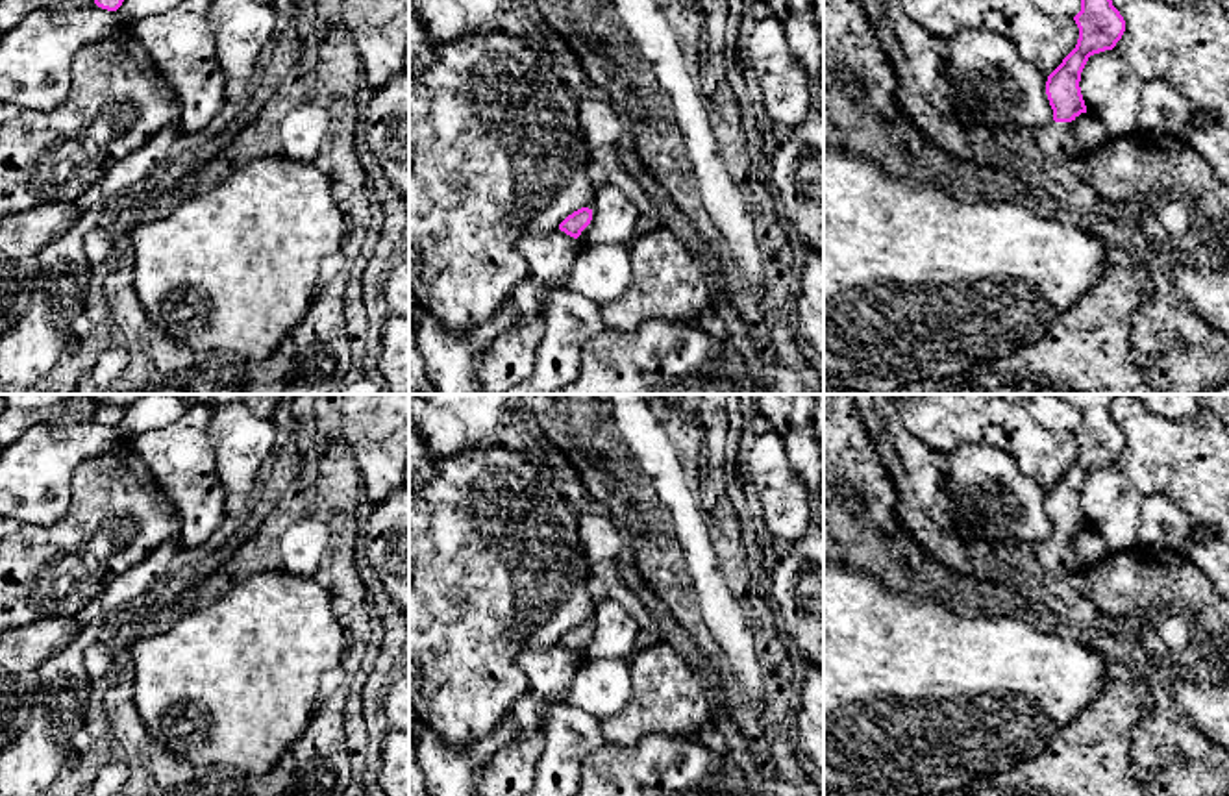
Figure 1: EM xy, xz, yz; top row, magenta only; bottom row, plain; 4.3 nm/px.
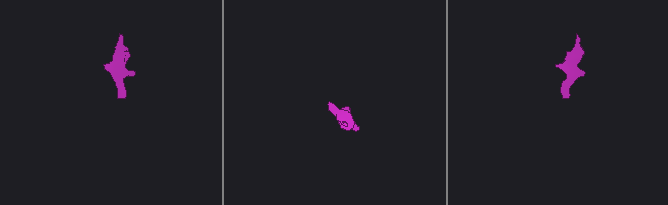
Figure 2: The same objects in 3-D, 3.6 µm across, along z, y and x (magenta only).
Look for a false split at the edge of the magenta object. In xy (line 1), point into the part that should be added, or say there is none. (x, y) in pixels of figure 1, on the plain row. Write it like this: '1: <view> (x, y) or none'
1: none

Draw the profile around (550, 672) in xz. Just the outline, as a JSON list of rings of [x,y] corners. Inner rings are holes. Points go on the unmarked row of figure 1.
[[[561,644],[522,652],[516,663],[526,674],[529,687],[548,700],[555,700],[568,690],[577,670],[576,653]]]

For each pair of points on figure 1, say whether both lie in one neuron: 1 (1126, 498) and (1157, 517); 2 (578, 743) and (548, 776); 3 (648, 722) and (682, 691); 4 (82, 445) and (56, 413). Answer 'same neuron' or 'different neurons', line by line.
1: different neurons
2: same neuron
3: same neuron
4: different neurons

